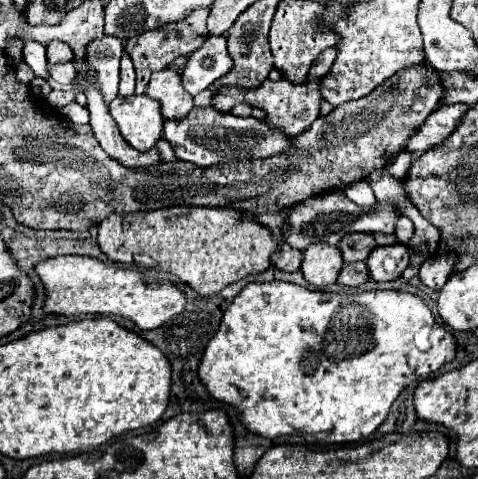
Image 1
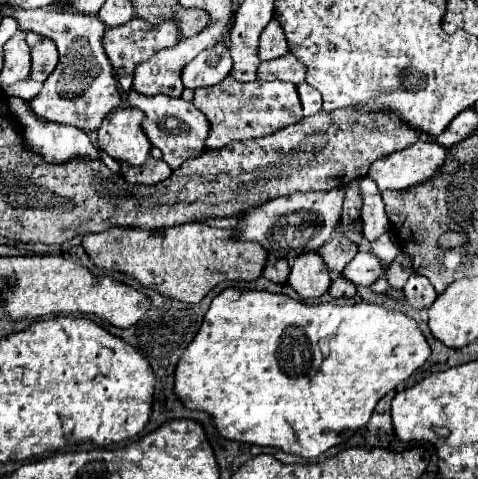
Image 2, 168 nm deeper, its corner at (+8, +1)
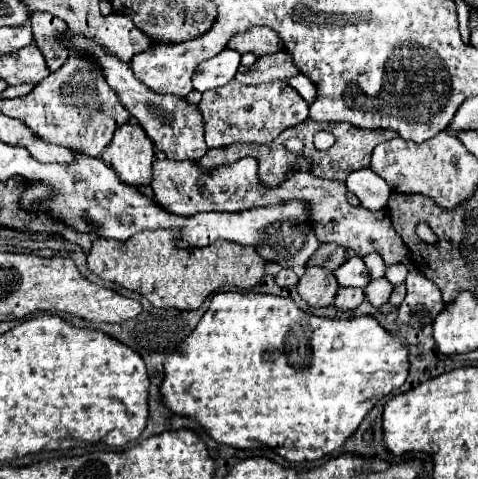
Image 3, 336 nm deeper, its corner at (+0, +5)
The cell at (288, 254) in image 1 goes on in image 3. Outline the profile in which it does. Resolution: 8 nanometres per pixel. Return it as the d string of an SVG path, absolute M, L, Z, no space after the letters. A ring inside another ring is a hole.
M282 269L278 275L276 275L276 283L284 289L292 289L296 287L298 283L298 273L294 273L294 269Z

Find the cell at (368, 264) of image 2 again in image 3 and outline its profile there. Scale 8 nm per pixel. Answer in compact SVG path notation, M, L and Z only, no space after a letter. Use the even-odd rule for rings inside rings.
M350 257L344 265L334 271L340 287L366 287L370 283L370 273L360 257Z

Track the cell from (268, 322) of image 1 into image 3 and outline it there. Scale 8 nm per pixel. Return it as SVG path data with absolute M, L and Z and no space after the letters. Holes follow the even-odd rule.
M224 291L216 293L212 297L212 303L196 329L190 337L180 345L178 351L168 355L164 363L164 383L162 383L162 397L164 403L180 415L188 415L196 419L218 443L226 443L236 449L269 448L274 449L278 455L282 455L288 461L314 461L322 459L324 455L334 453L344 445L344 441L358 429L362 419L372 411L372 407L392 393L394 389L400 389L408 377L410 371L410 351L404 337L394 335L392 331L384 329L374 315L358 315L350 319L330 319L330 317L318 317L312 313L302 311L292 297L280 297L280 295L266 295L266 293L238 293L238 291Z

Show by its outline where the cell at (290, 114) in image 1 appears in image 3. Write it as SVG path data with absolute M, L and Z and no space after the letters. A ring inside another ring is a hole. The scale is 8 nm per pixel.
M232 79L232 83L226 83L224 87L204 91L198 107L204 117L208 147L226 147L238 141L268 145L274 143L284 129L308 119L308 103L300 99L300 93L292 91L292 87L288 87L286 81L242 85L236 79Z

